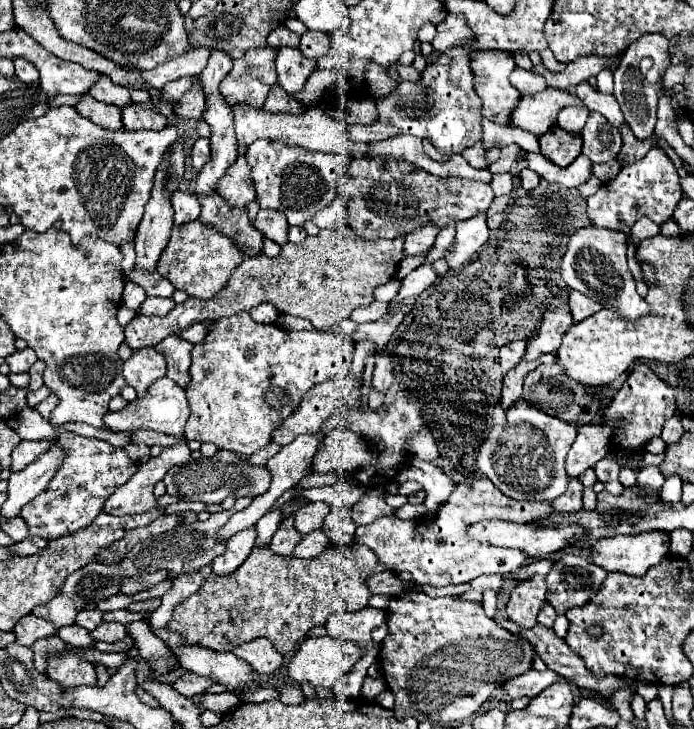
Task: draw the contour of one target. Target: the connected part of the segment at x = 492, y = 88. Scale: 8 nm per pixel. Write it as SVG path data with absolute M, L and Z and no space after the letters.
M481 52L473 54L475 90L483 100L483 114L487 120L511 126L513 110L519 106L521 94L511 86L509 74L515 70L511 54Z

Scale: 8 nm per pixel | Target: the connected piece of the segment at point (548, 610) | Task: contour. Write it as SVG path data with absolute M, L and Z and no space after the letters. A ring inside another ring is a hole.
M545 602L545 604L543 604L543 608L539 610L539 616L537 616L537 622L545 624L545 626L553 626L555 618L557 618L557 614L555 614L553 606L551 606L549 602Z

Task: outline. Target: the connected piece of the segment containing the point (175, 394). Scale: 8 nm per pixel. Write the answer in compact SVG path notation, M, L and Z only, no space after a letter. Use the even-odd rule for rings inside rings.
M159 378L147 390L145 398L127 404L119 412L109 412L105 416L105 428L111 430L111 432L155 430L155 432L161 432L161 434L179 436L179 434L183 434L187 418L189 418L189 406L187 406L187 400L185 400L185 390L181 386L177 386L173 380L169 380L169 378Z

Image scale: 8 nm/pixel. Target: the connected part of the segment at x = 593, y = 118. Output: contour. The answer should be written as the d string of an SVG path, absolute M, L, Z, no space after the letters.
M591 112L589 120L581 132L583 154L589 156L595 164L609 162L621 152L621 134L615 126L609 124L599 112Z

